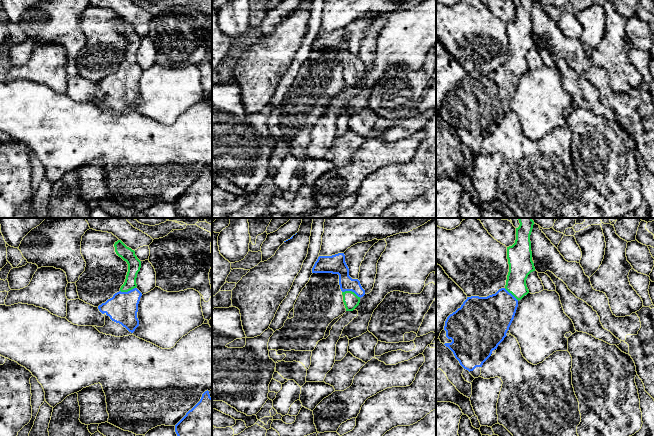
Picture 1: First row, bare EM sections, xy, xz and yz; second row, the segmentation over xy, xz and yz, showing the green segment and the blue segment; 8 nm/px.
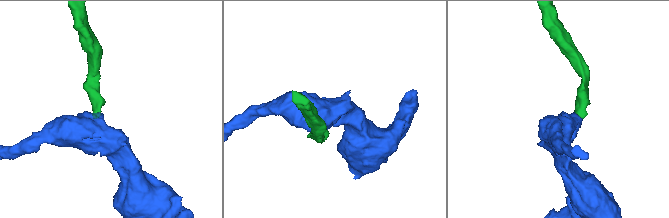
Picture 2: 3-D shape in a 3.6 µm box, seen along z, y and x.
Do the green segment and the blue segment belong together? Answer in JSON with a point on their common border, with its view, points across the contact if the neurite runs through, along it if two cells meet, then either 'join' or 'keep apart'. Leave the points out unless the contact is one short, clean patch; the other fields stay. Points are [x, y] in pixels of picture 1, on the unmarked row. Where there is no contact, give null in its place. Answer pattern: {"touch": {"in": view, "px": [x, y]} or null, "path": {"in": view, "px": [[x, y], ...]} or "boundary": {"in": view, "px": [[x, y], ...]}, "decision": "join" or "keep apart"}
{"touch": {"in": "xz", "px": [351, 67]}, "path": {"in": "xz", "px": [[351, 76], [351, 67], [336, 40]]}, "decision": "join"}

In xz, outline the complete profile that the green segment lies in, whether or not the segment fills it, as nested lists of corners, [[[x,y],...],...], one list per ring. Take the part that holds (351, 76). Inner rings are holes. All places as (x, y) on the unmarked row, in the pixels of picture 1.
[[[344,29],[332,32],[319,32],[315,38],[312,49],[332,49],[339,51],[339,61],[343,71],[346,87],[353,87],[365,71],[358,55],[349,52],[349,44],[345,38]]]

